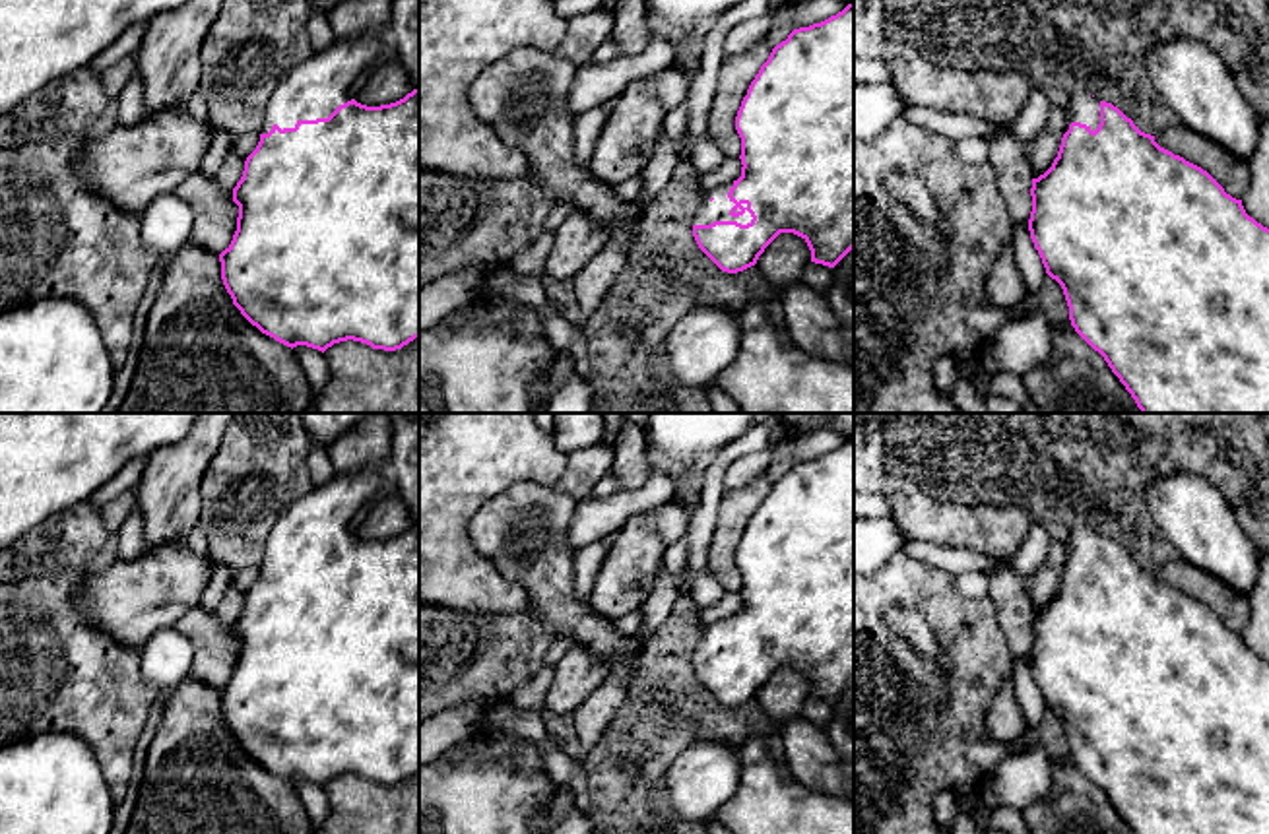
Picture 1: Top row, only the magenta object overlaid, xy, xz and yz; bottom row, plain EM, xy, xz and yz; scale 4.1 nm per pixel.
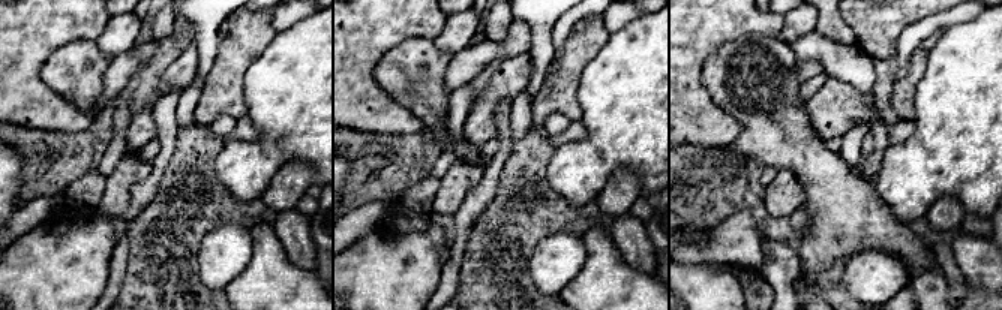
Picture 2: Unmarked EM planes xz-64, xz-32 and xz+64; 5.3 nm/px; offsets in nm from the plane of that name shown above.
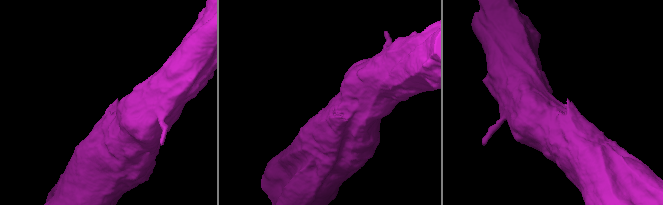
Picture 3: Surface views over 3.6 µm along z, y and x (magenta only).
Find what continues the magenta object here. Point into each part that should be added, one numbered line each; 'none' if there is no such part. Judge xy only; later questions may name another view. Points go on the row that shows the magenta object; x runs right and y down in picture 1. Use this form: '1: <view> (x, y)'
1: xy (328, 78)

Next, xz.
1: xz (718, 210)

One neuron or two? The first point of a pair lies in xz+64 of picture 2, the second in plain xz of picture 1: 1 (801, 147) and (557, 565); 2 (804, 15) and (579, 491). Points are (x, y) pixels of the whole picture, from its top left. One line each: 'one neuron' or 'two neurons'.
1: one neuron
2: one neuron

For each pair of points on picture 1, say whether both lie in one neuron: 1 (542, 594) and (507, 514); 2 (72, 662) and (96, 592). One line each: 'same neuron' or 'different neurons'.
1: same neuron
2: different neurons

